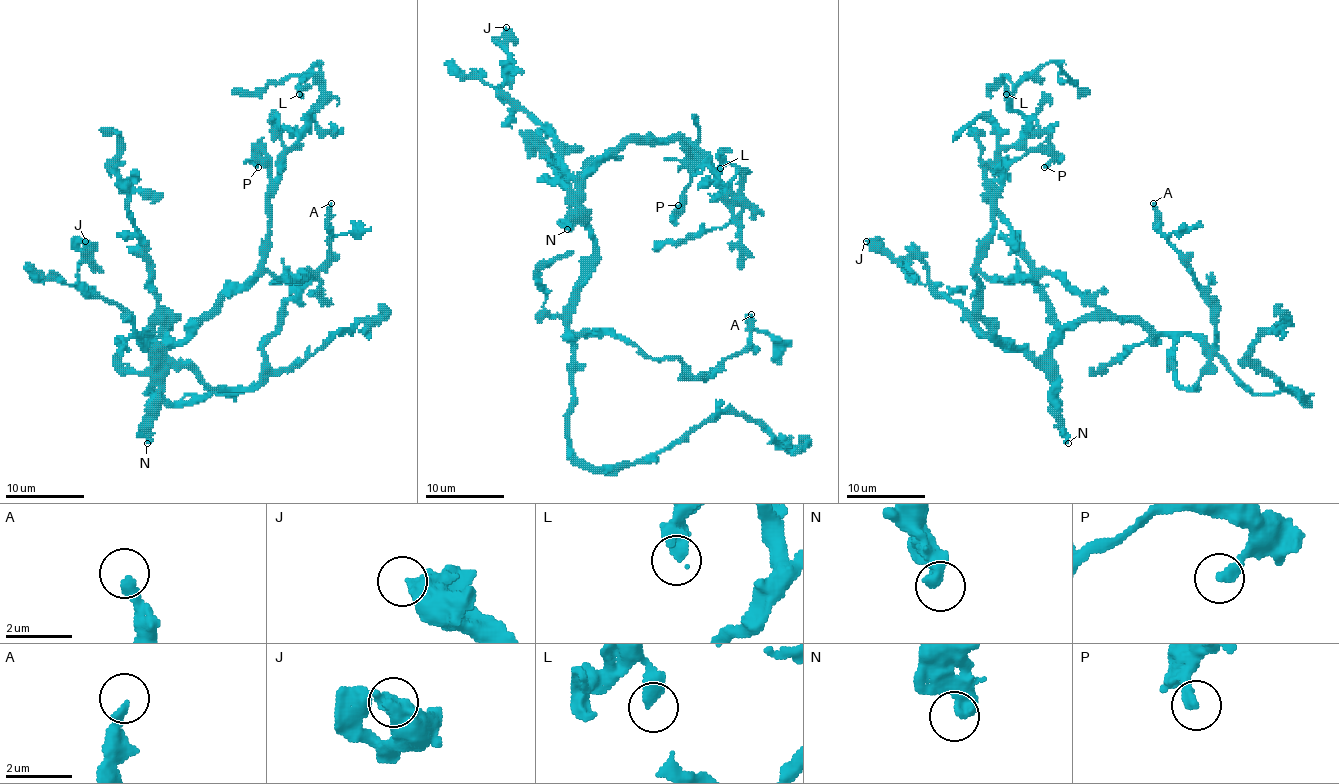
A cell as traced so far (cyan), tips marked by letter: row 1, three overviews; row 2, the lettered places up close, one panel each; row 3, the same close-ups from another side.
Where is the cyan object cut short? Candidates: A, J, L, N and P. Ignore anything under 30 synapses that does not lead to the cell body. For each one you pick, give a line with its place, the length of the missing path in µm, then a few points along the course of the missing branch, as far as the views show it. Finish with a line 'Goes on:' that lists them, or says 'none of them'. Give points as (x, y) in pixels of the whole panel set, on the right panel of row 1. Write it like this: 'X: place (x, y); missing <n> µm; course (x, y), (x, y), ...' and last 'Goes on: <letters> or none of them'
Goes on: none of them

